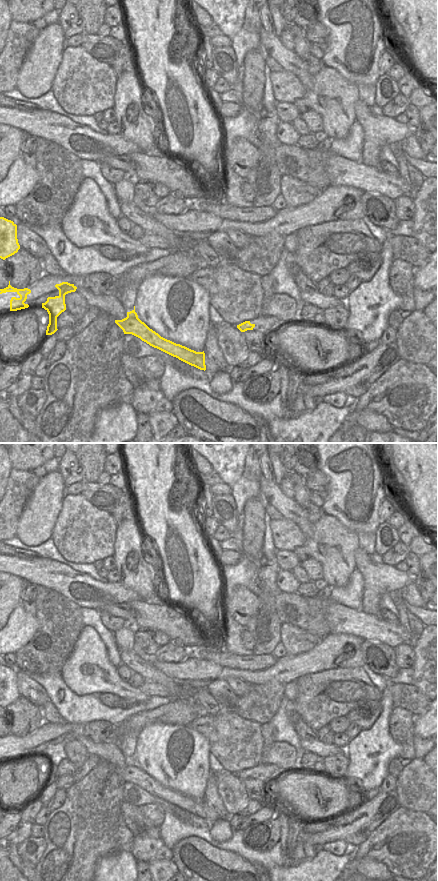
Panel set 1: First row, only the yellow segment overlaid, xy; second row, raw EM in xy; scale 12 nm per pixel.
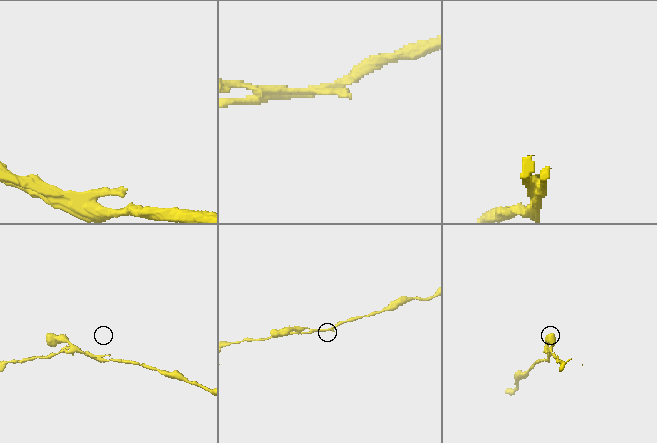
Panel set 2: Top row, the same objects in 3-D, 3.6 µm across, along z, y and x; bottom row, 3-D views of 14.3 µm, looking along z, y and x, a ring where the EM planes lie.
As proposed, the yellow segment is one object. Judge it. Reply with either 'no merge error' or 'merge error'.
merge error

